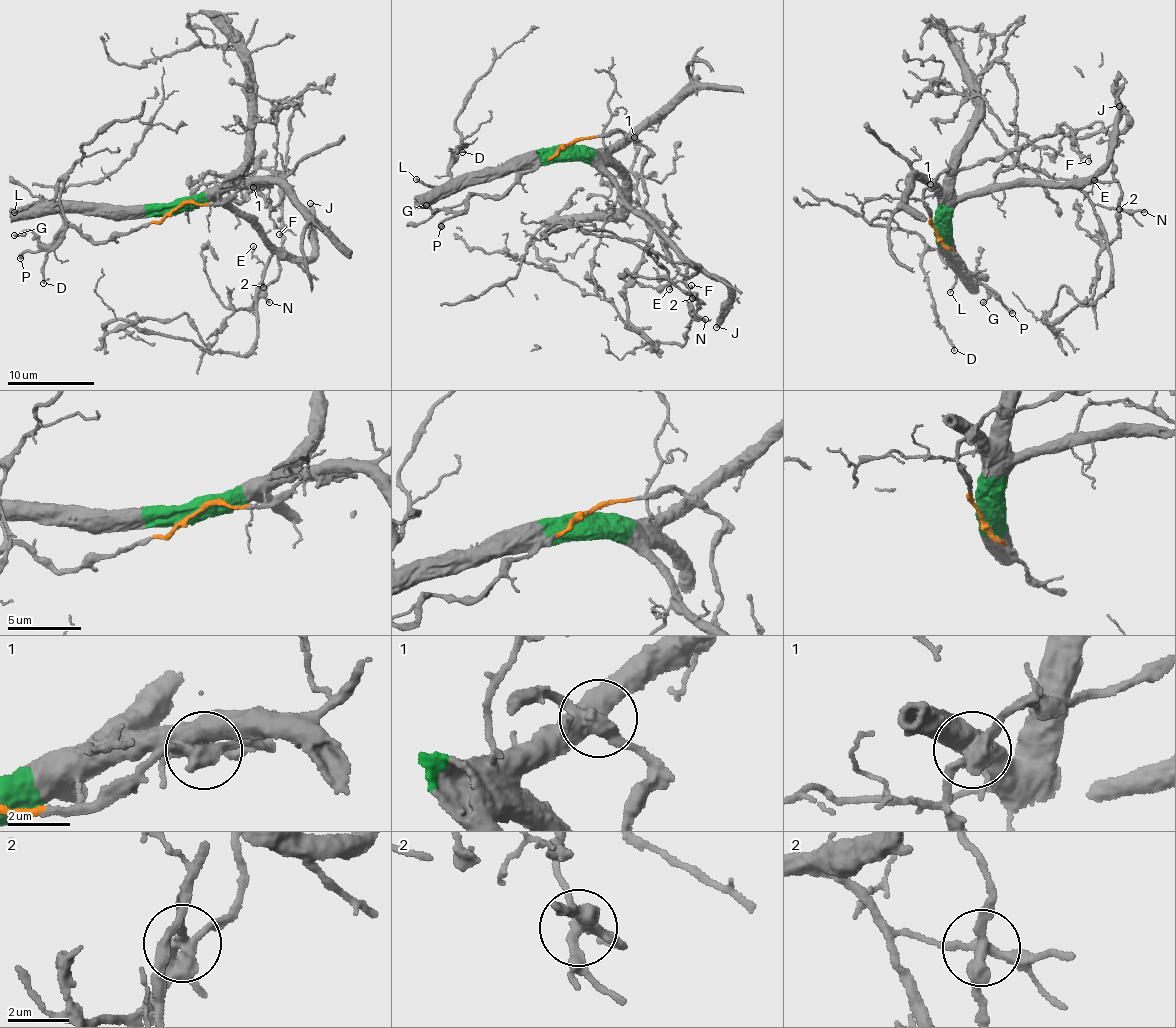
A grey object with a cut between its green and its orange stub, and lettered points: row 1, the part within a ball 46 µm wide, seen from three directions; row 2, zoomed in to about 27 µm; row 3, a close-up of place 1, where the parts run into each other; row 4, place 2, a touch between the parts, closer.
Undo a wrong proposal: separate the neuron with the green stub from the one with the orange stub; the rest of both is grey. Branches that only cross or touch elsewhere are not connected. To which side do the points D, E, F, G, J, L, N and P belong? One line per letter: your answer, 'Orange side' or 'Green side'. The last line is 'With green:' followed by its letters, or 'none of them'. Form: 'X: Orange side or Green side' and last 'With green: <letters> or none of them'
D: Green side
E: Green side
F: Orange side
G: Orange side
J: Green side
L: Green side
N: Green side
P: Orange side
With green: D, E, J, L, N

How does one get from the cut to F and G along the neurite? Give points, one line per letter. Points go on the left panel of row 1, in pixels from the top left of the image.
F: (177, 208), (223, 204), (243, 187), (267, 184), (256, 189), (239, 178), (249, 174), (270, 209), (279, 235)
G: (177, 208), (162, 219), (97, 243), (67, 227), (46, 244), (40, 244), (30, 231), (14, 235)

